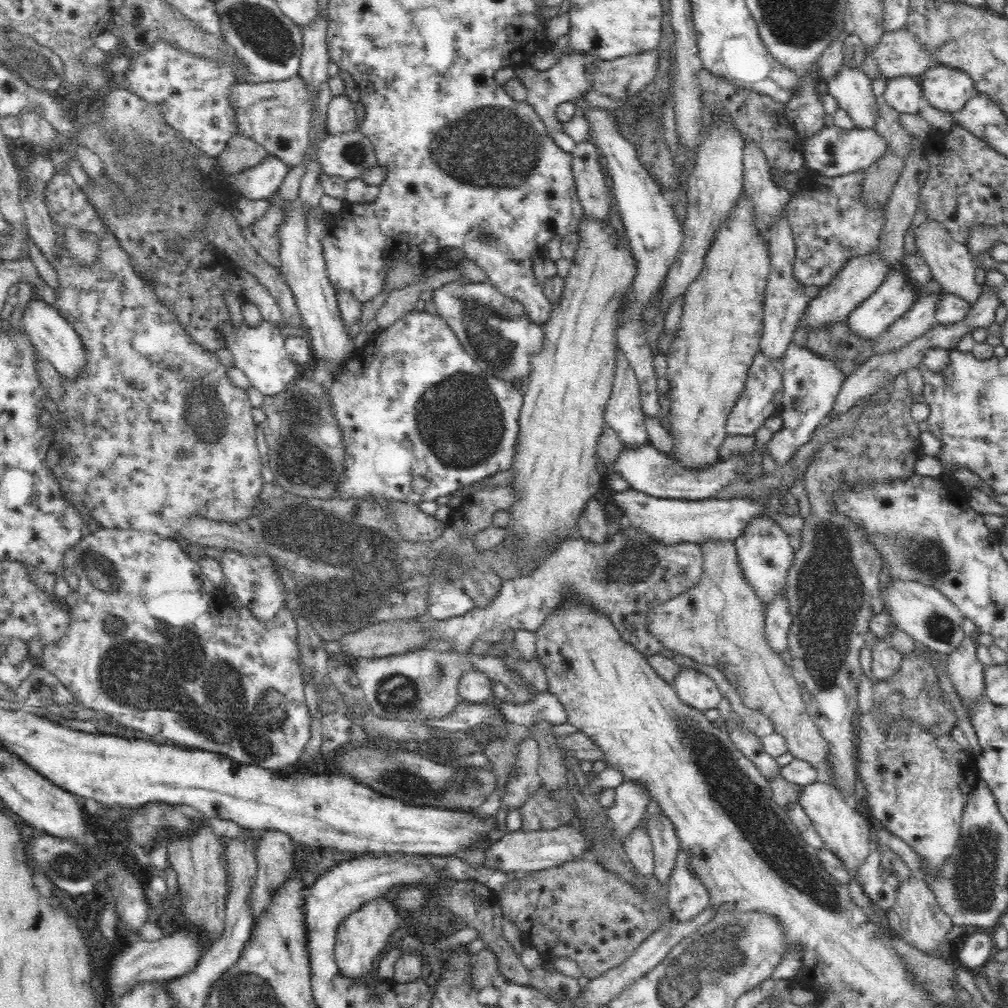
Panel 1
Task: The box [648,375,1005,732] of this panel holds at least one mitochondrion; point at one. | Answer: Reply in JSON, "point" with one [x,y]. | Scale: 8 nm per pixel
{"point":[830,594]}

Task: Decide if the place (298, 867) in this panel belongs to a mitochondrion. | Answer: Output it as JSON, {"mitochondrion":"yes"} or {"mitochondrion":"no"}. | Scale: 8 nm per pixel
{"mitochondrion":"no"}

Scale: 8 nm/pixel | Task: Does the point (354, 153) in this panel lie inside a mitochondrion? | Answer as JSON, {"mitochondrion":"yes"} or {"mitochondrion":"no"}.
{"mitochondrion":"yes"}

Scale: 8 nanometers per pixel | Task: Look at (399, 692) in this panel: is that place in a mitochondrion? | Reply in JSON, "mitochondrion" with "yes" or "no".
{"mitochondrion":"yes"}

